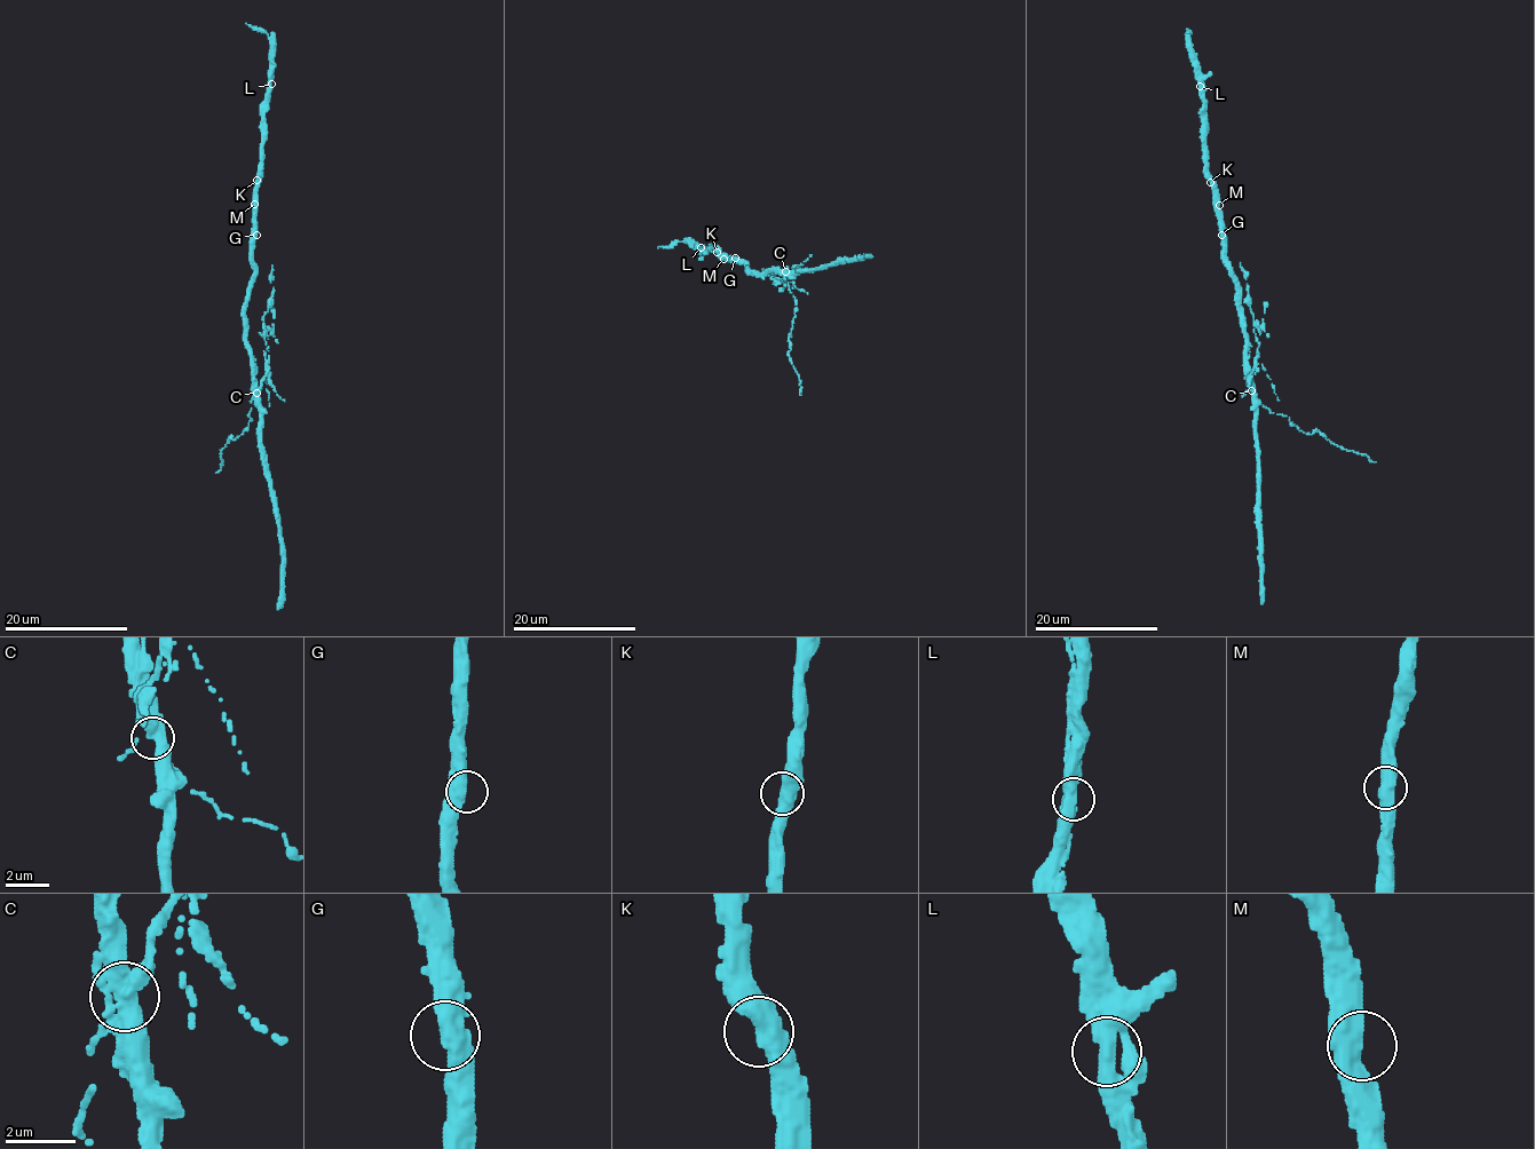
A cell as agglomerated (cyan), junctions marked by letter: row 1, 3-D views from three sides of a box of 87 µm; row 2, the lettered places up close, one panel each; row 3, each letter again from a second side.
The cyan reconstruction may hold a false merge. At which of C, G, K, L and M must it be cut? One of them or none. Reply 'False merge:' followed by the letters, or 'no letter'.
False merge: C

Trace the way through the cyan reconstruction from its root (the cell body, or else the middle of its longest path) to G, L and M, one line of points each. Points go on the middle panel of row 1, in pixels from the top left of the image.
G: (749, 274), (744, 263), (733, 260), (735, 258)
L: (749, 274), (744, 263), (737, 259), (725, 261), (724, 258), (720, 259), (717, 250), (699, 251), (701, 247)
M: (749, 274), (744, 263), (737, 259), (728, 262), (724, 259)

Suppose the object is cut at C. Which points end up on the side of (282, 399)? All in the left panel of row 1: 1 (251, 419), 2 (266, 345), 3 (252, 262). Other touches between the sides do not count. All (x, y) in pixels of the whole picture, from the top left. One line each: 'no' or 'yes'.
1: yes
2: yes
3: no

